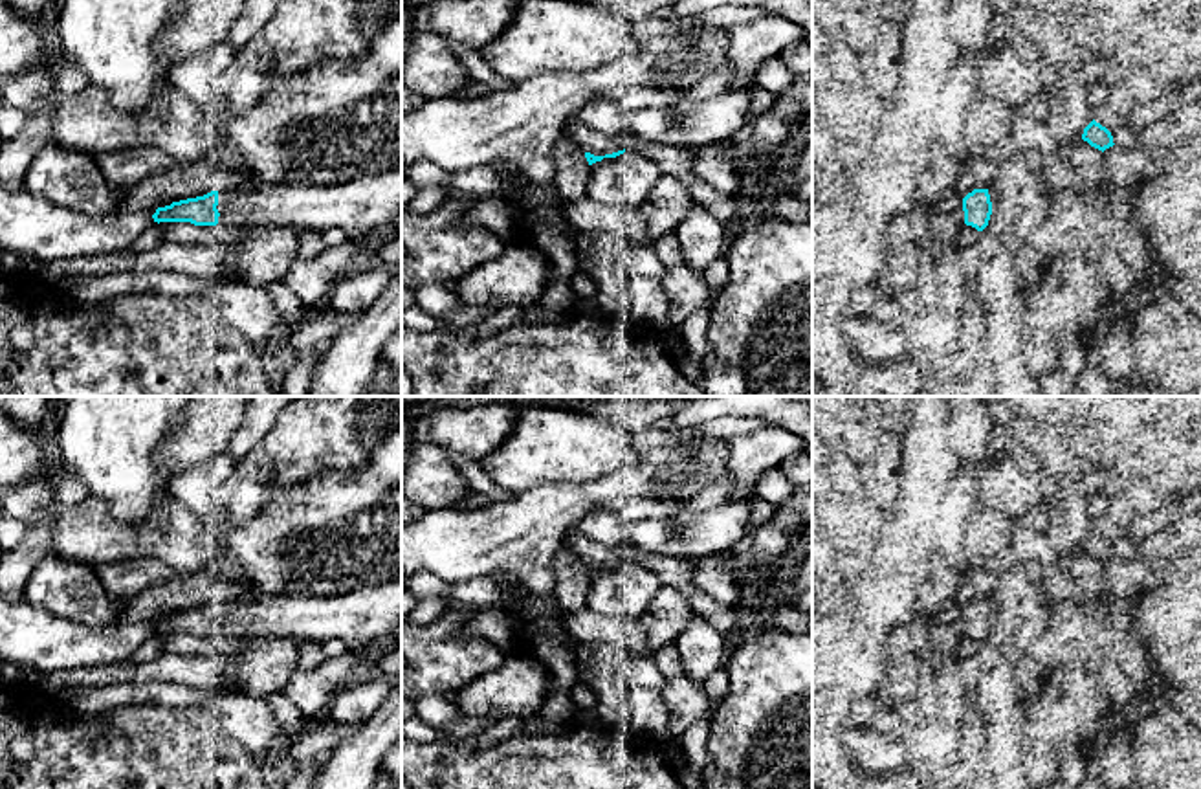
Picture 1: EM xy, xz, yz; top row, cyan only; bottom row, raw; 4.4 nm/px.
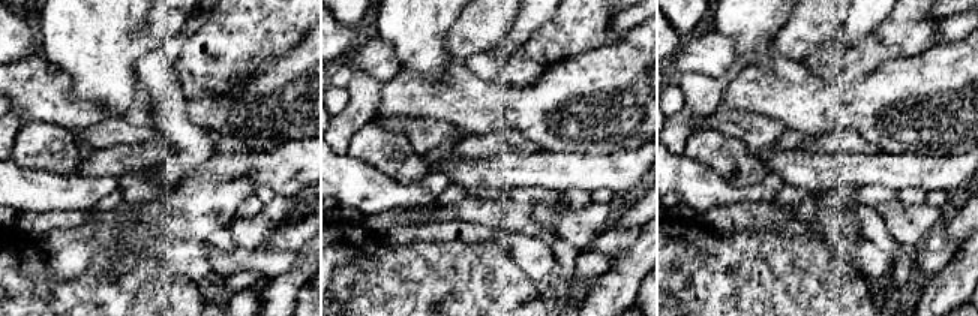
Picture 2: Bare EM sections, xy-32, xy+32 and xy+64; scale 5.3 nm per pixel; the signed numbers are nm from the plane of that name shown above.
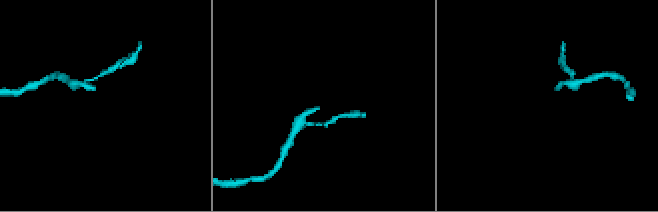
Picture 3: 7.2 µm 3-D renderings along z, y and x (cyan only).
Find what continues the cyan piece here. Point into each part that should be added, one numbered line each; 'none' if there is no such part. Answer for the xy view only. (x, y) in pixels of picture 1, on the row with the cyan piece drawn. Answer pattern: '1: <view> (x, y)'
1: xy (362, 206)

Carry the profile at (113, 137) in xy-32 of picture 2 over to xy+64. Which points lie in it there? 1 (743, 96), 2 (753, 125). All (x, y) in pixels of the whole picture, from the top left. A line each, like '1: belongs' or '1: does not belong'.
1: does not belong
2: belongs

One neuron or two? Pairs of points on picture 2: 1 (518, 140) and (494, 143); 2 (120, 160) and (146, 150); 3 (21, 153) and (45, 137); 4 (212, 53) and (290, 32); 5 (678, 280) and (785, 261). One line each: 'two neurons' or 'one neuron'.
1: one neuron
2: one neuron
3: one neuron
4: one neuron
5: one neuron

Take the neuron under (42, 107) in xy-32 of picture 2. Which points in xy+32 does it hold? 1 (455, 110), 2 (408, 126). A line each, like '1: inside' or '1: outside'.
1: inside
2: outside

